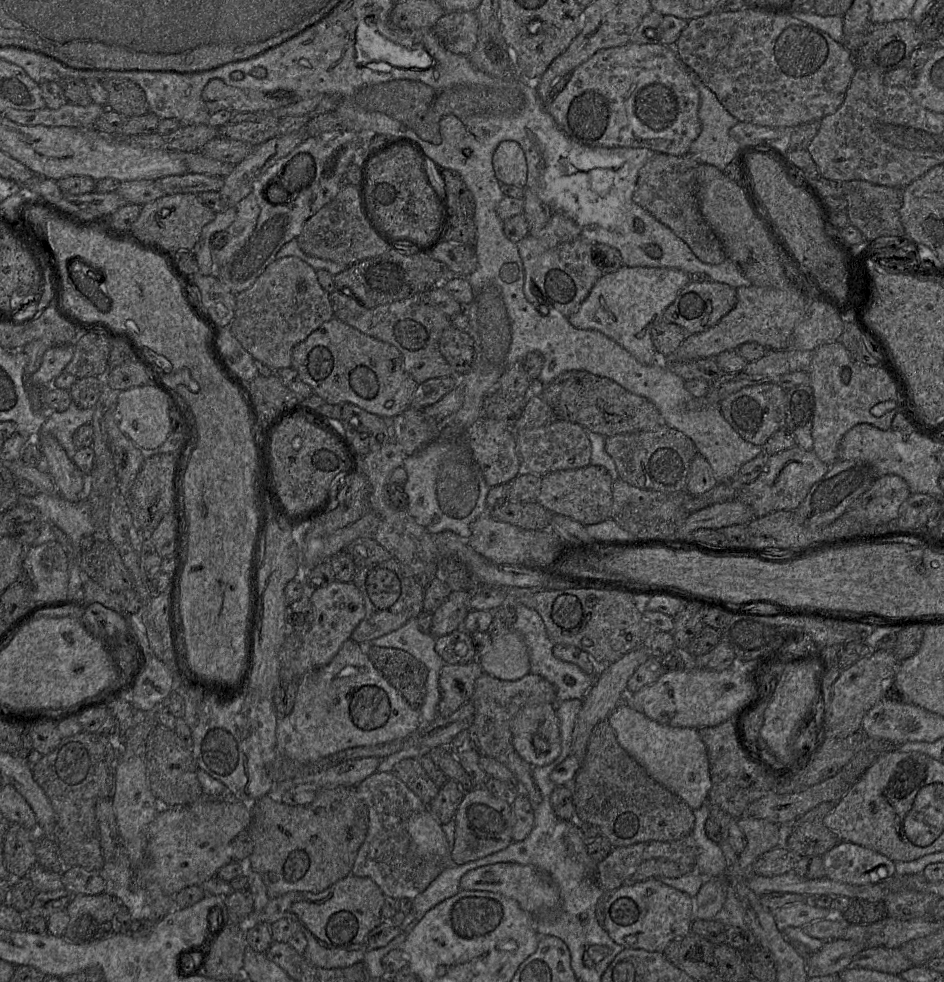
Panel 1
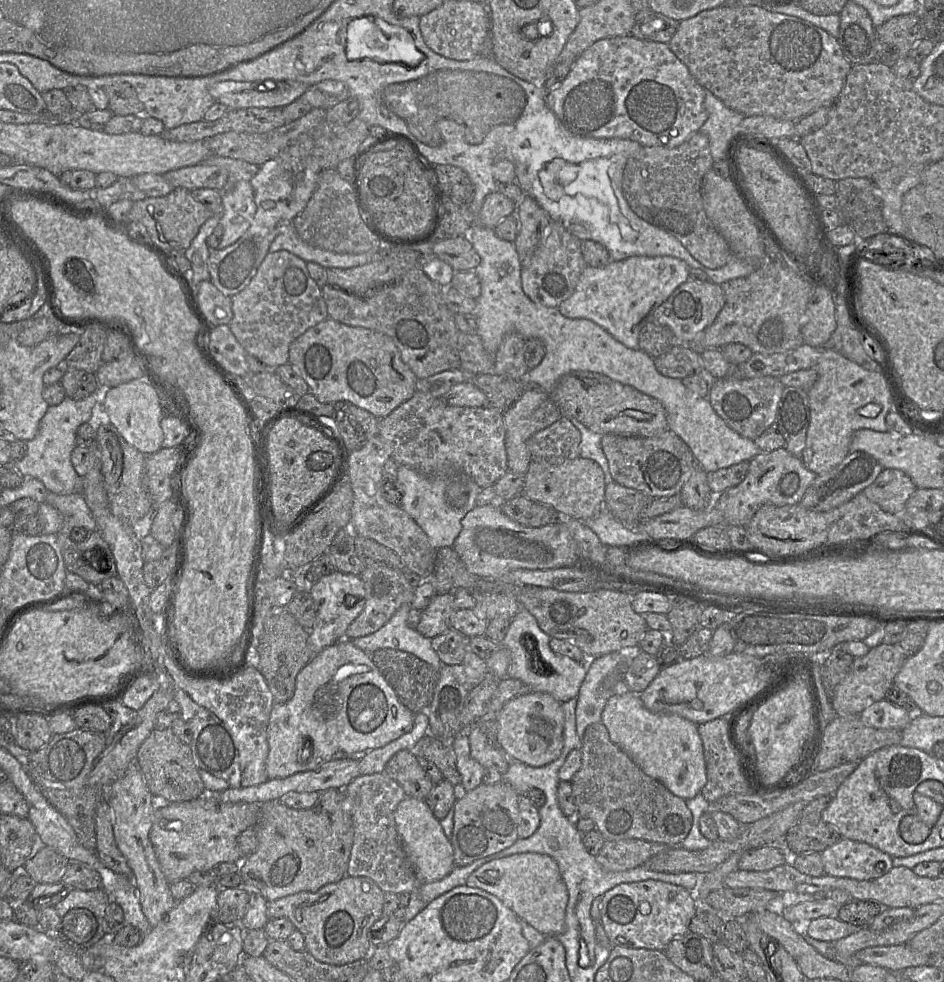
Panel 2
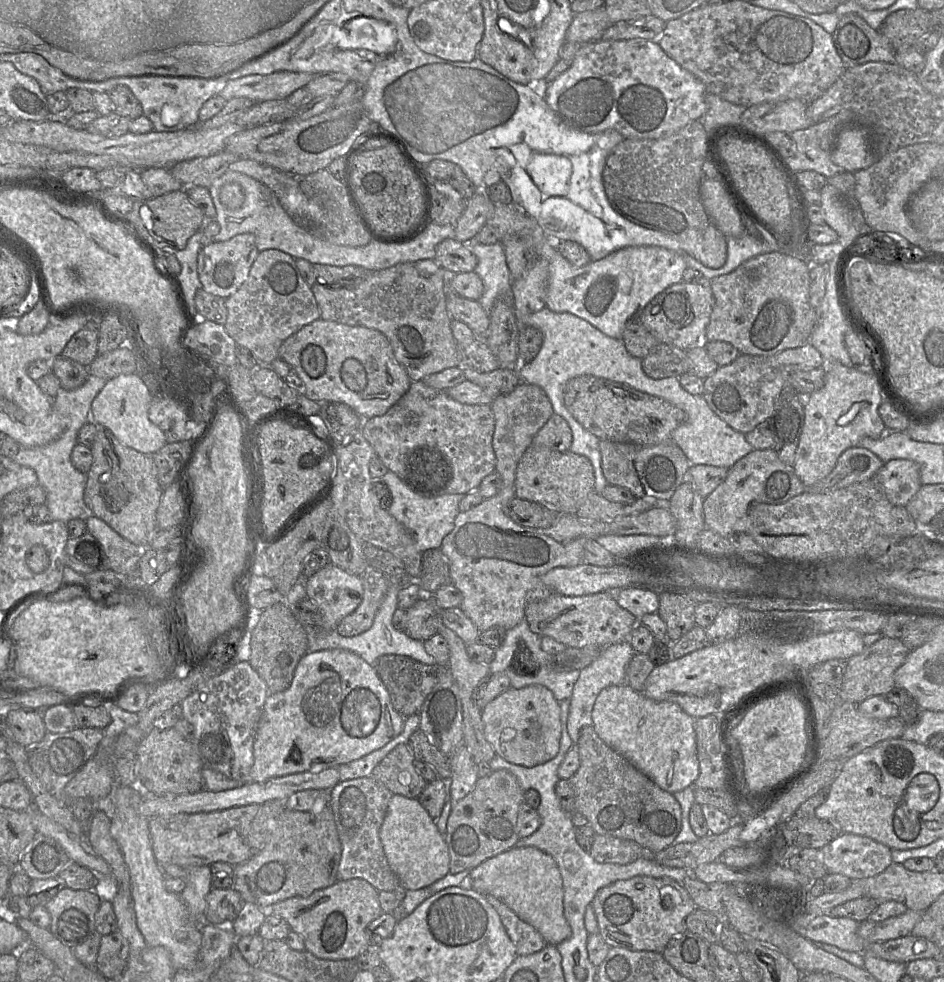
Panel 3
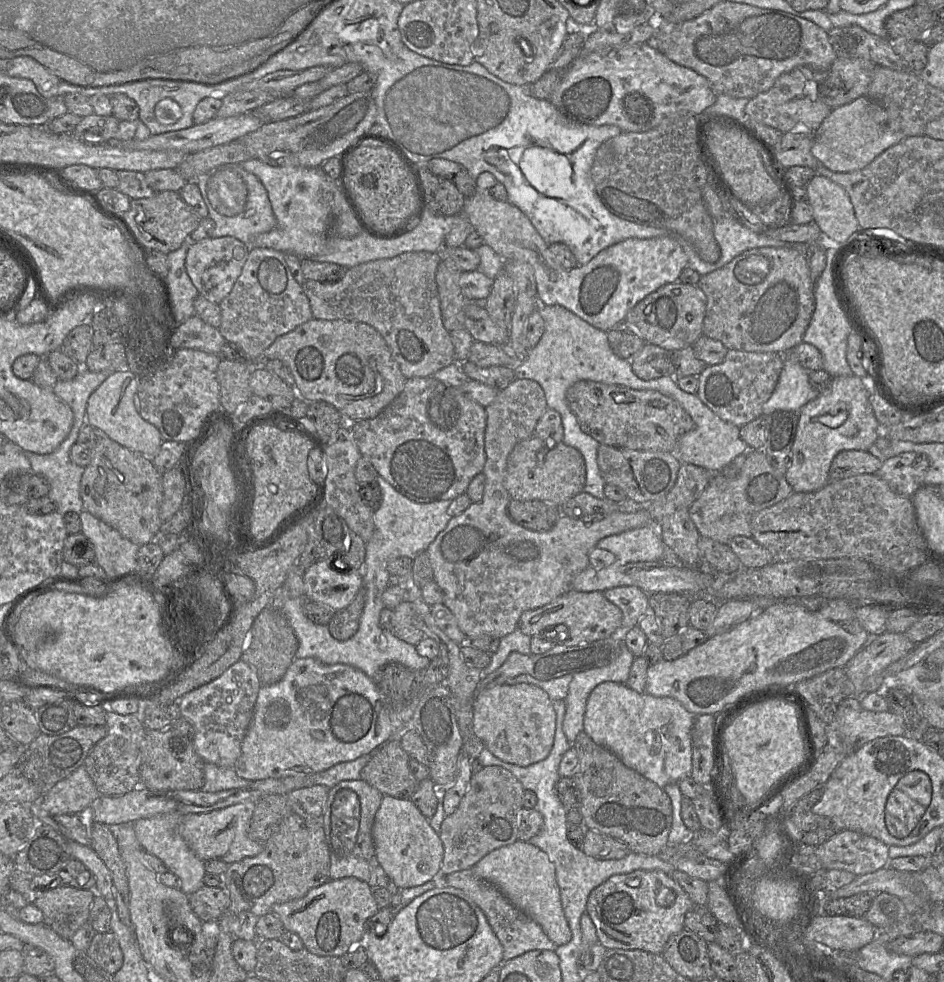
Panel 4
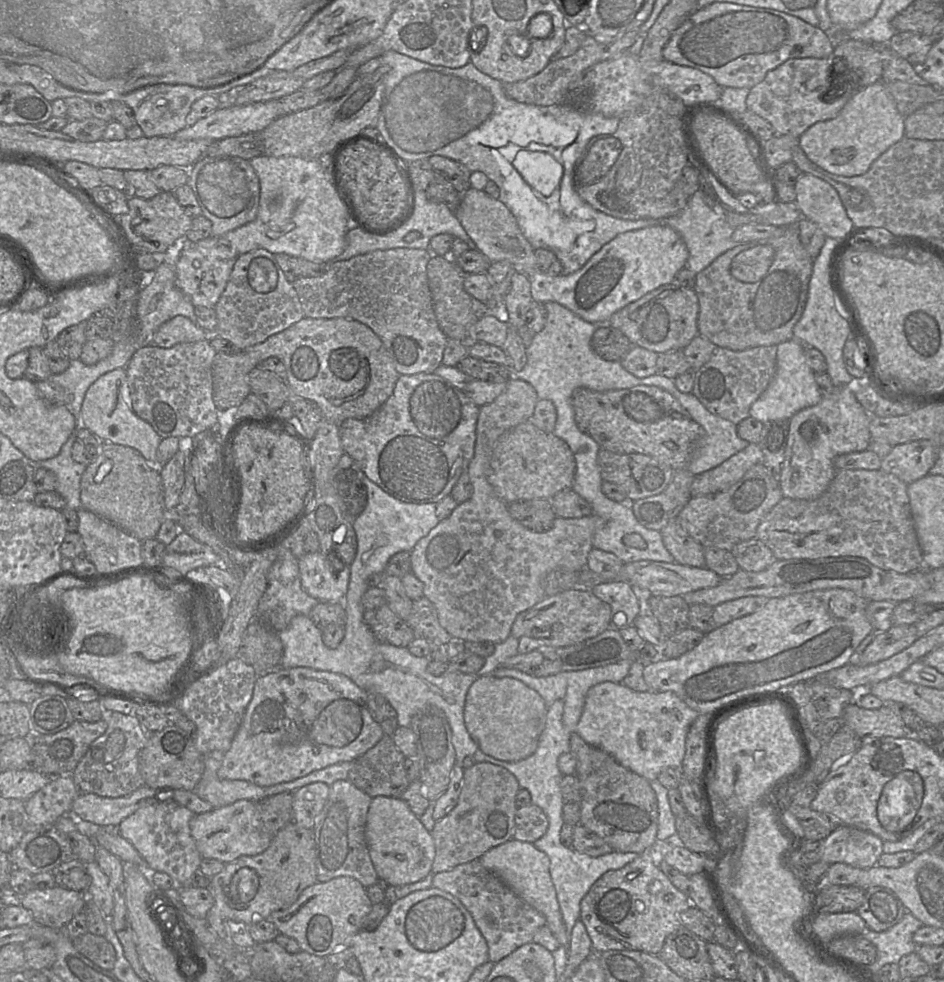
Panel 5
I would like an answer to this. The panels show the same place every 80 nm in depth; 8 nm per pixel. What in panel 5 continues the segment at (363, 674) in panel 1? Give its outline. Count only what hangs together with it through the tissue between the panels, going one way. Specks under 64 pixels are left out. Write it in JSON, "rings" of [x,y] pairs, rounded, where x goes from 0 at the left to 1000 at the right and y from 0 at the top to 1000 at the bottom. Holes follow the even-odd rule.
{"rings":[[[326,679],[296,680],[272,689],[266,714],[230,789],[273,800],[307,796],[357,777],[376,775],[406,751],[404,739],[391,725],[388,705],[368,688]]]}

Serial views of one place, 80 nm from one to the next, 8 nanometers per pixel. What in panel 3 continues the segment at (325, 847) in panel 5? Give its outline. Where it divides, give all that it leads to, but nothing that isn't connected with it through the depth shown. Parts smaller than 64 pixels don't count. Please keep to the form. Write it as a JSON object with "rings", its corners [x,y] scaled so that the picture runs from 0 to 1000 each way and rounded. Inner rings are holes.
{"rings":[[[393,790],[360,795],[347,807],[347,821],[353,827],[358,852],[362,862],[357,896],[386,895],[400,907],[417,907],[423,902],[423,896],[411,880],[403,854],[403,844],[416,810],[411,802]]]}

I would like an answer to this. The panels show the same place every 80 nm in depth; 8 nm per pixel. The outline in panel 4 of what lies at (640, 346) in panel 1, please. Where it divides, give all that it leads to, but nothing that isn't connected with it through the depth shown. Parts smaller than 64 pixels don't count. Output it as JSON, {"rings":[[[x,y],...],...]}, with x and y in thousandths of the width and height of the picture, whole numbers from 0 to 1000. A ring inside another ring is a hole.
{"rings":[[[516,195],[495,201],[489,213],[501,233],[531,263],[561,269],[568,286],[571,312],[592,311],[625,331],[643,338],[661,328],[665,317],[699,292],[719,286],[729,262],[721,249],[709,240],[686,243],[666,242],[635,257],[621,270],[599,275],[587,265],[582,248],[560,222],[540,206],[526,205]]]}

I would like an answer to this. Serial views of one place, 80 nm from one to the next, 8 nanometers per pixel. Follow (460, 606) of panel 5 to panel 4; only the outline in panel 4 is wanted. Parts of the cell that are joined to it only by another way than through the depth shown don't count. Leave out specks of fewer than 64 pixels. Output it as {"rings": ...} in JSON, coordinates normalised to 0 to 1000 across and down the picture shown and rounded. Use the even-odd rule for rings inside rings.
{"rings":[[[547,385],[528,399],[522,409],[514,415],[515,470],[511,479],[514,484],[512,507],[508,511],[500,511],[492,521],[479,526],[450,561],[458,575],[459,592],[470,604],[469,616],[481,625],[486,641],[495,650],[517,647],[531,651],[542,645],[549,640],[554,623],[575,618],[605,600],[606,591],[624,576],[624,563],[637,549],[691,533],[691,526],[684,518],[650,521],[630,531],[619,531],[594,522],[588,535],[574,542],[557,539],[540,527],[537,517],[541,507],[534,496],[538,465],[547,452],[566,442],[570,429],[579,416],[576,398],[565,387]]]}

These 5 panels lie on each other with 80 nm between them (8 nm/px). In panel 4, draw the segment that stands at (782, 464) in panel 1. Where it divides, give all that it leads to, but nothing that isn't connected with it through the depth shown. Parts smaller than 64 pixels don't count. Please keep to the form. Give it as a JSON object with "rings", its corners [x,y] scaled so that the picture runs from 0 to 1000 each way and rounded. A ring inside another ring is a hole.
{"rings":[[[808,457],[794,458],[781,486],[770,487],[764,482],[754,484],[750,495],[730,516],[730,523],[742,546],[772,555],[780,546],[797,547],[798,523],[827,511],[839,502],[832,484],[818,475]]]}

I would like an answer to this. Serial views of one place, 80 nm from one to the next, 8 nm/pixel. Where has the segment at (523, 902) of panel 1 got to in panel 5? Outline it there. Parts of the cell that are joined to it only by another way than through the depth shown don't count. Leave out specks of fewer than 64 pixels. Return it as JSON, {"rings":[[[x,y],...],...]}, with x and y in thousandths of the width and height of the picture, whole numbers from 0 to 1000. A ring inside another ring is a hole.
{"rings":[[[541,854],[516,867],[507,877],[549,913],[576,932],[585,951],[594,962],[603,961],[590,909],[583,891],[583,875],[576,868],[571,867],[565,858]]]}

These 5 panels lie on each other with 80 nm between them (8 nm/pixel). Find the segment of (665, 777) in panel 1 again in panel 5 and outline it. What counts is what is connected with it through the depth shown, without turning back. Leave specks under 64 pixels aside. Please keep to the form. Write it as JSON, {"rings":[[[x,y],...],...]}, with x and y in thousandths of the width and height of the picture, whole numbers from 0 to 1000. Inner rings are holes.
{"rings":[[[640,695],[623,704],[610,745],[622,758],[642,766],[658,780],[686,795],[693,795],[701,784],[722,780],[727,751],[732,737],[740,728],[712,704],[675,705],[660,696]]]}

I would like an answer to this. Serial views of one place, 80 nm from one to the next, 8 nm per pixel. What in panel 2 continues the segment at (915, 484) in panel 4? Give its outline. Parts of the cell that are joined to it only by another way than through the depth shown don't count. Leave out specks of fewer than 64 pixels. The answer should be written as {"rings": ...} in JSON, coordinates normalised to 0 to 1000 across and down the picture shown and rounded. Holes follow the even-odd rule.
{"rings":[[[935,478],[914,502],[934,519],[954,524],[961,509],[970,497],[965,487],[957,480]]]}

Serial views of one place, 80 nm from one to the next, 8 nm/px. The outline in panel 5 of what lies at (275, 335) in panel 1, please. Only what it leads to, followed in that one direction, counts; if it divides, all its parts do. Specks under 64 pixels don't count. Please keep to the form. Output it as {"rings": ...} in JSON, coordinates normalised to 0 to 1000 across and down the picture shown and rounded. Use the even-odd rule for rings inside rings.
{"rings":[[[271,254],[251,262],[243,285],[227,313],[231,330],[229,341],[254,356],[280,348],[323,323],[316,300],[297,273],[291,260]]]}

